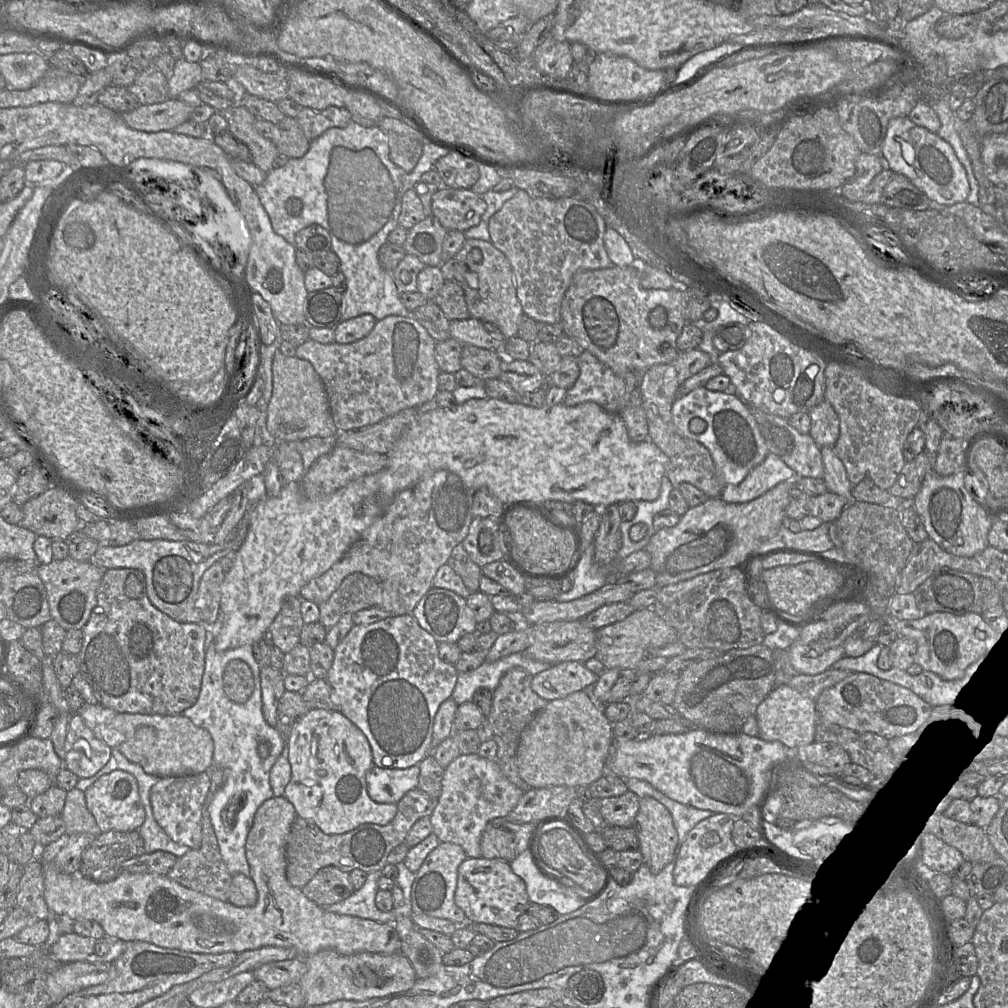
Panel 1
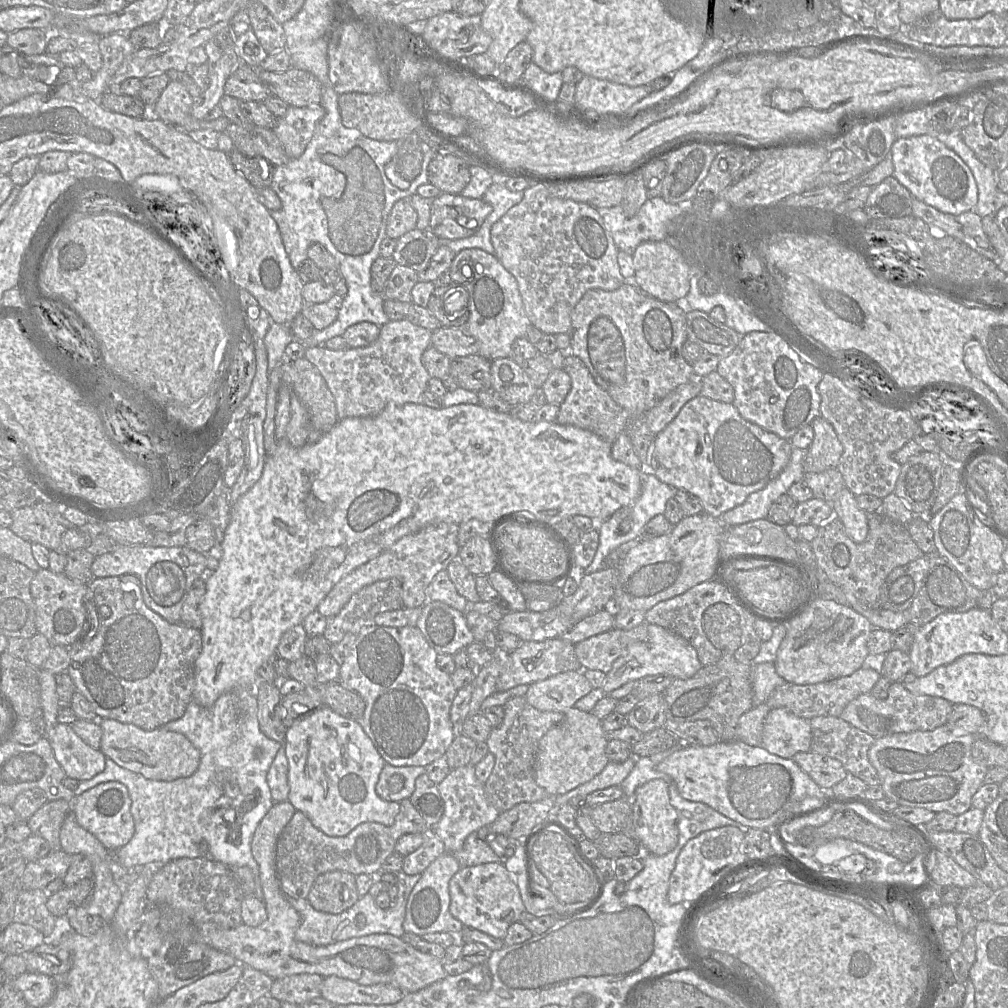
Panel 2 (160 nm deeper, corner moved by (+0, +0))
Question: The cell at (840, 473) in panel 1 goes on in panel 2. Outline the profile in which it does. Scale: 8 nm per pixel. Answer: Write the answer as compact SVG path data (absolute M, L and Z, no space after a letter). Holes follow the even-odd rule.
M843 488L831 504L834 516L843 524L847 536L855 543L863 543L868 535L868 514L857 503L857 497Z

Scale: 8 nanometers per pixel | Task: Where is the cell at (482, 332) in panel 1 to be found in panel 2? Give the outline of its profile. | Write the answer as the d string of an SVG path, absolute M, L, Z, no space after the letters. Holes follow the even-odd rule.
M439 327L431 334L431 346L450 359L479 353L478 341L474 337L466 335L460 327Z

